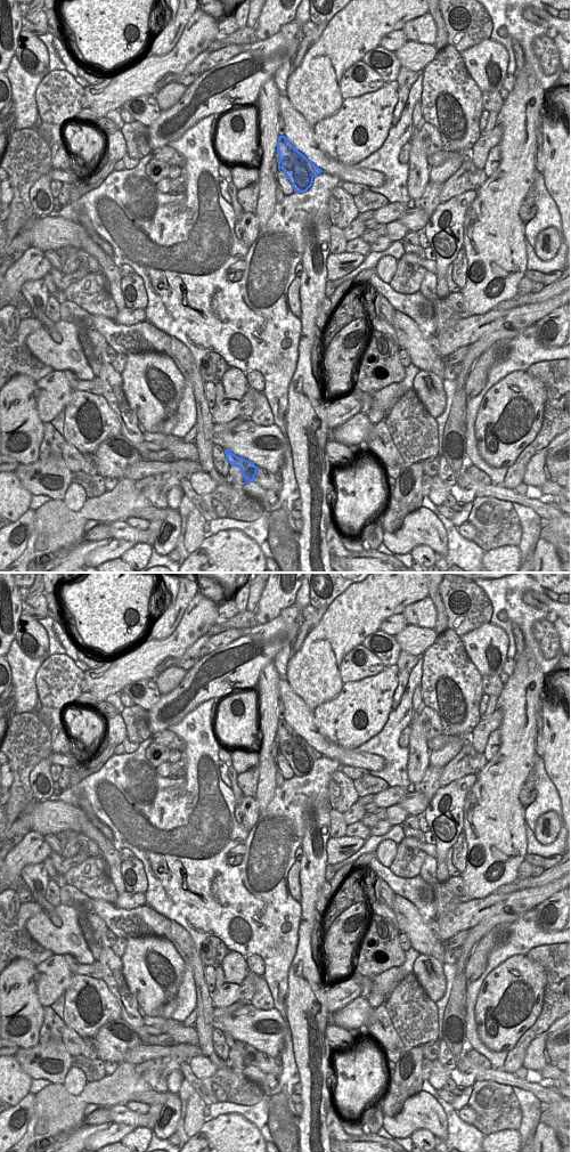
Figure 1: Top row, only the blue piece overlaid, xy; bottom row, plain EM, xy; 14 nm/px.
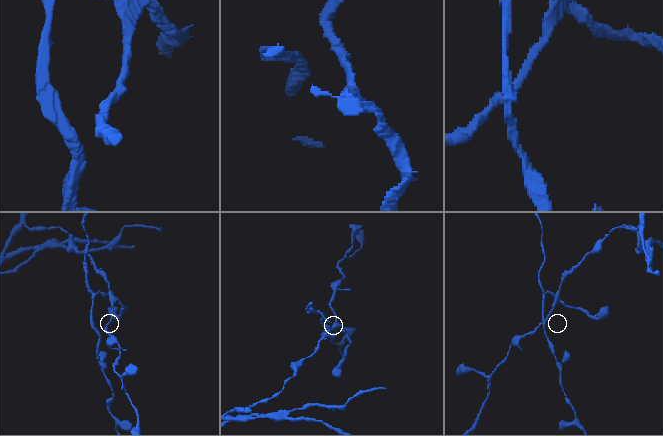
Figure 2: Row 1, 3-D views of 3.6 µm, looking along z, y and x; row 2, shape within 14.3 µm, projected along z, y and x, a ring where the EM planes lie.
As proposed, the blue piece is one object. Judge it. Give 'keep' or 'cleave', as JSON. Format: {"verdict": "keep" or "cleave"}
{"verdict": "cleave"}

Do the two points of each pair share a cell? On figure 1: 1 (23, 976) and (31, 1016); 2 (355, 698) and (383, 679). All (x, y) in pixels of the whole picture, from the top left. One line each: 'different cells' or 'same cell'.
1: same cell
2: same cell

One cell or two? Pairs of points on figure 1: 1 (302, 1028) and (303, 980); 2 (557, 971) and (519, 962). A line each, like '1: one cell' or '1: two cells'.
1: one cell
2: two cells

